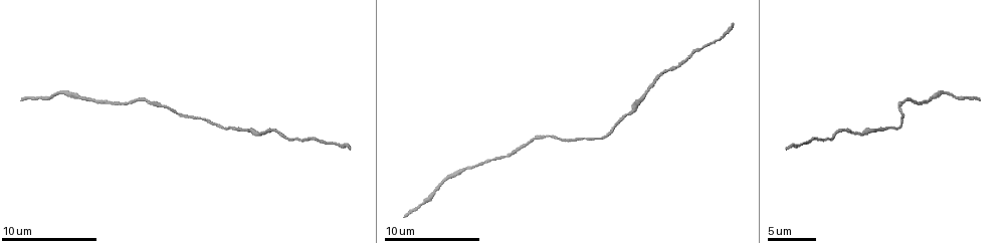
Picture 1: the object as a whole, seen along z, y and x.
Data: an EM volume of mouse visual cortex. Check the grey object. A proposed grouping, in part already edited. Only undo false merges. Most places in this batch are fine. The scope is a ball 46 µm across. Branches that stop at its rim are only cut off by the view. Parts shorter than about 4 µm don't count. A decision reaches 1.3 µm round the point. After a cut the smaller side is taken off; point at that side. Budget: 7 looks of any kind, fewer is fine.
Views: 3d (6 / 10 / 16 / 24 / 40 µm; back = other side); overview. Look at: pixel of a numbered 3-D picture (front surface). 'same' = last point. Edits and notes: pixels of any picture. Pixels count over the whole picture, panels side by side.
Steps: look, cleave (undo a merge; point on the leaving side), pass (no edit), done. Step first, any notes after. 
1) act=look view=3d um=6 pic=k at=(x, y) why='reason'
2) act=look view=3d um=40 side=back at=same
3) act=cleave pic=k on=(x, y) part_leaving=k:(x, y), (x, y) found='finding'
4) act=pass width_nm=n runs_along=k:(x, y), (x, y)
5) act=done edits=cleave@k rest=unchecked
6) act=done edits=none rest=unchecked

act=look view=3d um=10 pic=1 at=(82, 99) why='thick turns thin'

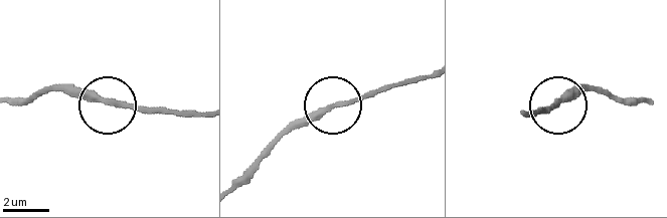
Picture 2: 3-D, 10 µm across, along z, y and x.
act=look view=3d um=6 pic=2 at=(104, 101)

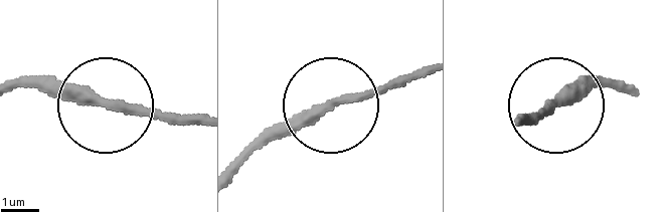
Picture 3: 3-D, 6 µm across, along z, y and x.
act=pass width_nm=270 runs_along=3:(422, 70), (296, 116), (238, 170) found='continuous, no second neuron'

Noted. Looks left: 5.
act=look view=3d um=10 pic=1 at=(857, 132)

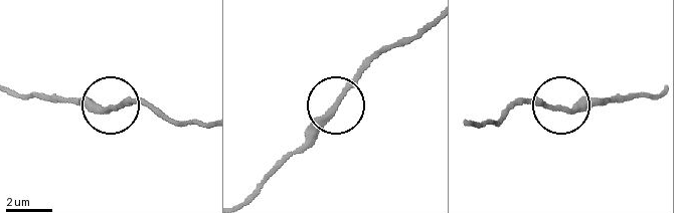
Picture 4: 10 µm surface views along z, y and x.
act=pass runs_along=4:(248, 197), (301, 145), (368, 60) found='one neuron here'

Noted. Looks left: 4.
act=look view=3d um=10 pic=1 at=(576, 138)

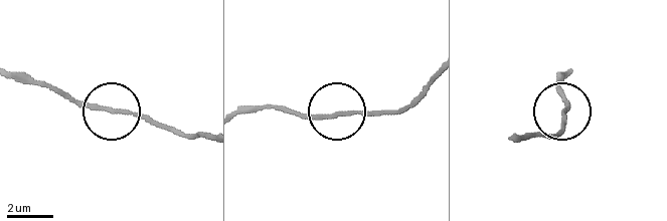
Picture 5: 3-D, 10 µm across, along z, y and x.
act=look view=3d um=6 pic=5 at=(113, 109) why='zoom in'

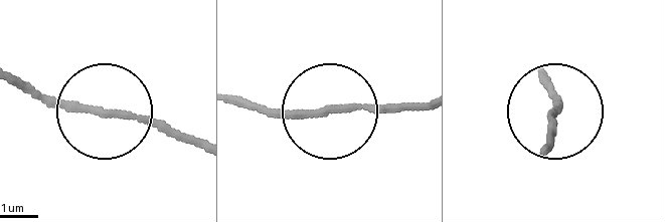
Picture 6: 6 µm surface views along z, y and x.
act=pass runs_along=6:(111, 114), (191, 133) found='one neuron here'

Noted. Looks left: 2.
act=look view=3d um=6 pic=1 at=(915, 103) why='thick turns thin'

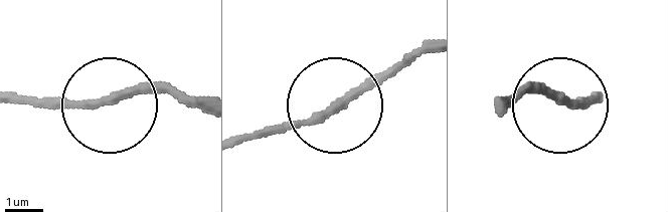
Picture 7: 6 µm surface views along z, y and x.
act=pass runs_along=7:(205, 111), (157, 94), (16, 104) found='one neuron here'

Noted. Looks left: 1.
act=done edits=none rest=unchecked

